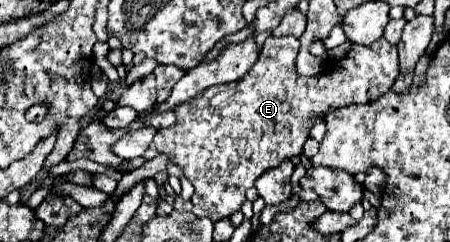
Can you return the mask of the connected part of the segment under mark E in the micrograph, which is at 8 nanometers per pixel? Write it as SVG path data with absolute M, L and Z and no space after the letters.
M268 37L256 65L246 73L244 79L226 85L214 85L202 91L202 95L186 101L174 109L178 121L168 129L160 129L144 153L146 159L152 159L154 153L168 153L174 165L184 169L186 179L194 185L194 213L198 217L208 217L212 221L226 219L232 213L240 211L246 201L246 191L254 187L254 181L266 173L290 161L292 157L302 153L306 139L310 137L310 127L318 119L326 119L326 111L334 111L338 107L346 107L352 103L370 103L390 91L392 83L398 77L398 53L396 47L386 43L386 39L378 39L372 45L352 45L346 57L328 59L324 69L318 75L302 77L296 71L296 55L300 51L300 41L296 37Z

